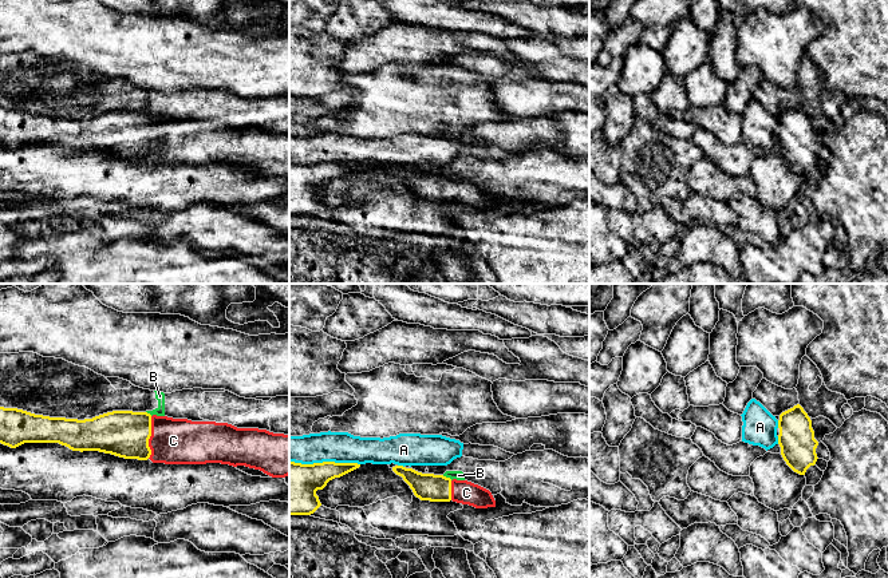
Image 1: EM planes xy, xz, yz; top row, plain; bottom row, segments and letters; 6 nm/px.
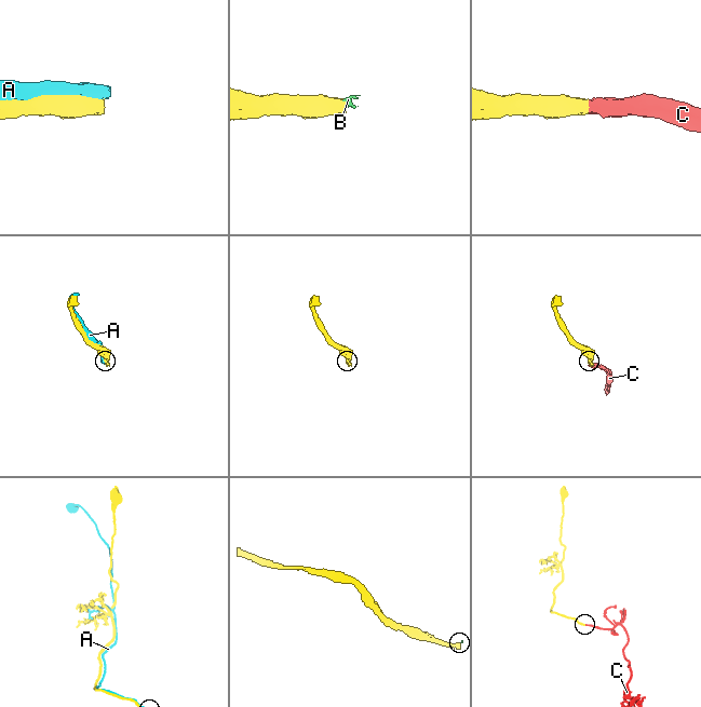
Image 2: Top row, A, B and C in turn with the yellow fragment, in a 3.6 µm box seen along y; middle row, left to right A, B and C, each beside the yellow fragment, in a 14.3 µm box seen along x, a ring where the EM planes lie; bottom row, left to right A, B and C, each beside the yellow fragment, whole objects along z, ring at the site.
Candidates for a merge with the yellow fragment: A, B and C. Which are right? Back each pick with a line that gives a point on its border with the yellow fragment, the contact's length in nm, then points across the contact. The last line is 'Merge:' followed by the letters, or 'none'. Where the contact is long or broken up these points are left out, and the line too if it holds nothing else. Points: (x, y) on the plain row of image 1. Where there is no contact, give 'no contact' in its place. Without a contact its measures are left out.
C: meets yellow in xy at (149, 138); contact 260 nm long
Merge: C

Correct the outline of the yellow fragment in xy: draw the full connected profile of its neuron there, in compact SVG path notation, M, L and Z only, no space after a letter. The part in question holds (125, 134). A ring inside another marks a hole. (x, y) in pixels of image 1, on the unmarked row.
M0 107L0 143L11 149L24 143L59 143L72 151L99 151L125 159L150 159L153 163L221 163L260 170L272 178L289 175L289 135L258 128L237 128L228 123L151 116L147 112L113 111L78 120Z

